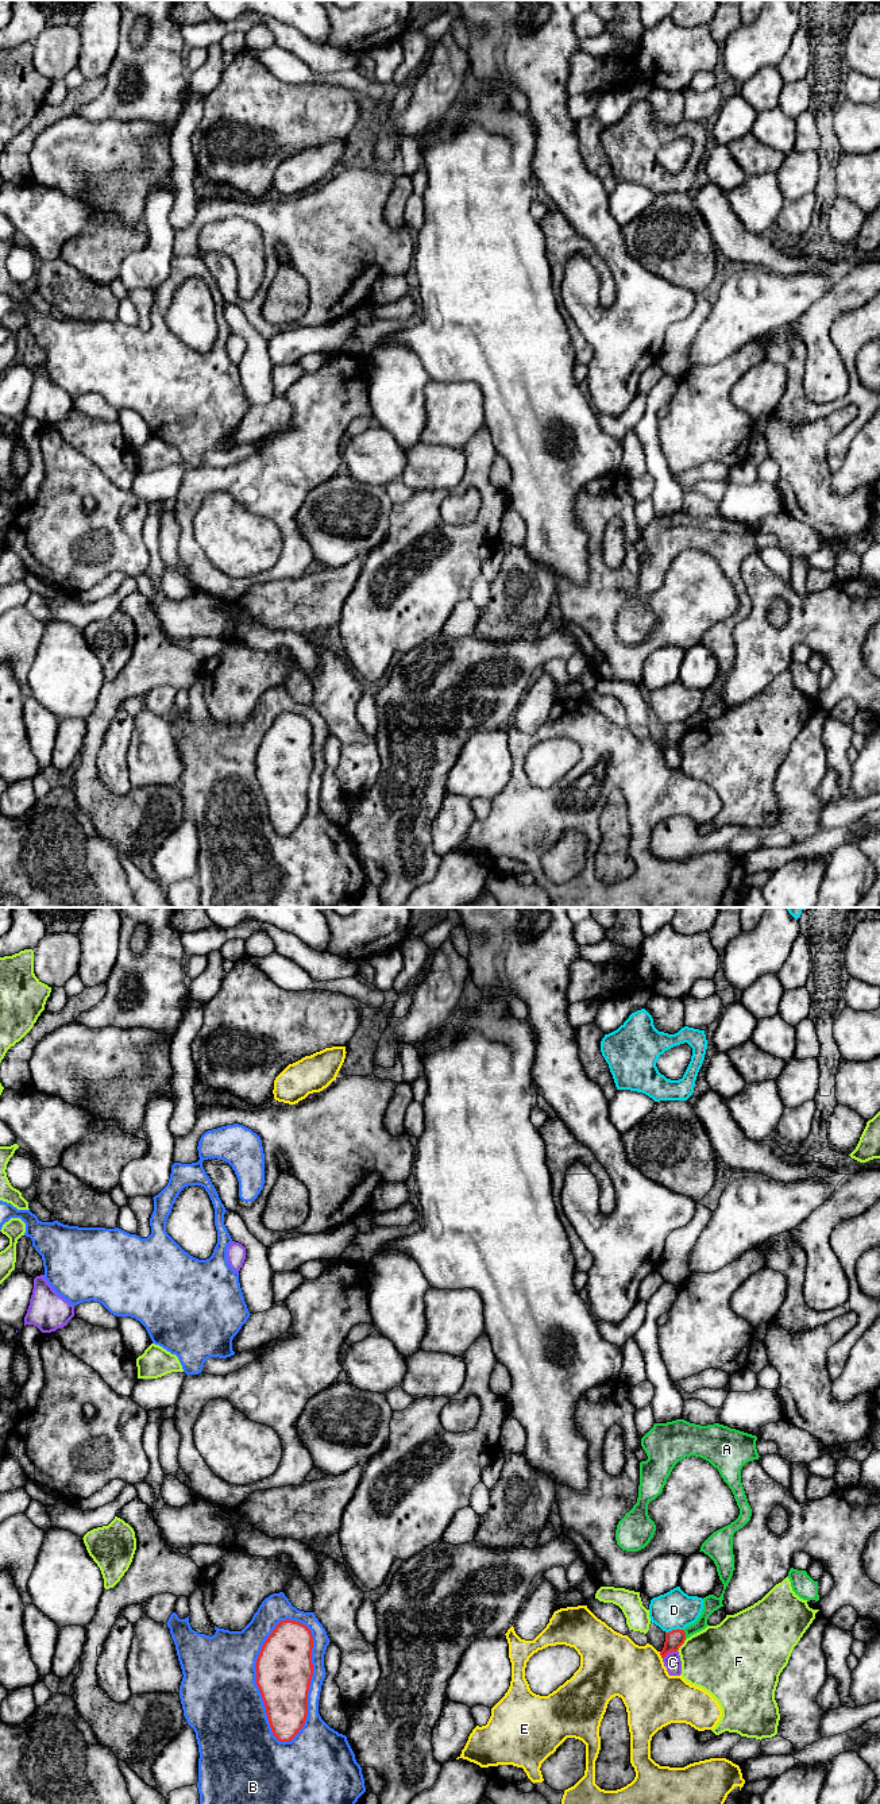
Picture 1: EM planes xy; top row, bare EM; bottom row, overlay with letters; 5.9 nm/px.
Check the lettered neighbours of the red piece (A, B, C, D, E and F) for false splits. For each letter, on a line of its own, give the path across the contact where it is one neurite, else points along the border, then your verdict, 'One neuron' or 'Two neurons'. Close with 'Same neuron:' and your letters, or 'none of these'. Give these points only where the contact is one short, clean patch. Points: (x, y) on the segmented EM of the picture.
A: Boundary: xy (683, 1630), (686, 1638). Two neurons
B: Two neurons
C: Two neurons
D: Boundary: xy (683, 1629), (672, 1629), (666, 1633). Two neurons
E: Two neurons
F: Two neurons
Same neuron: none of these

